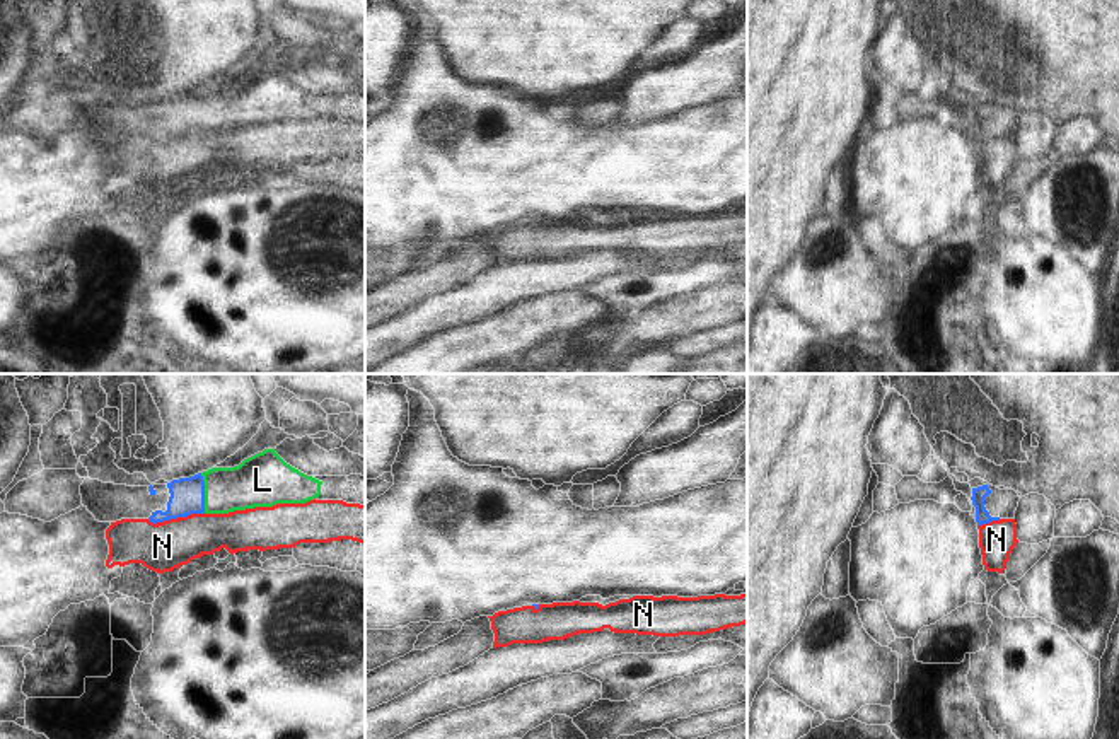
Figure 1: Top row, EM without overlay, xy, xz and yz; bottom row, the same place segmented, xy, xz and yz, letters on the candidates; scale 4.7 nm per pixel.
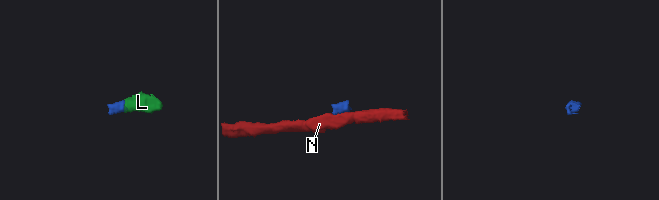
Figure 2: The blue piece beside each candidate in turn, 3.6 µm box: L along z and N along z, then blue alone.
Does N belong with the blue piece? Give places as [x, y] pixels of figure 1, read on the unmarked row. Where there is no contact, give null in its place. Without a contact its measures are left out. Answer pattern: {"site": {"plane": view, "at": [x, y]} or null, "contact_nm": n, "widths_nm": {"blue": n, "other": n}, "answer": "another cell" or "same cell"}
{"site": {"plane": "xy", "at": [174, 135]}, "contact_nm": 280, "widths_nm": {"blue": 160, "other": 240}, "answer": "another cell"}

